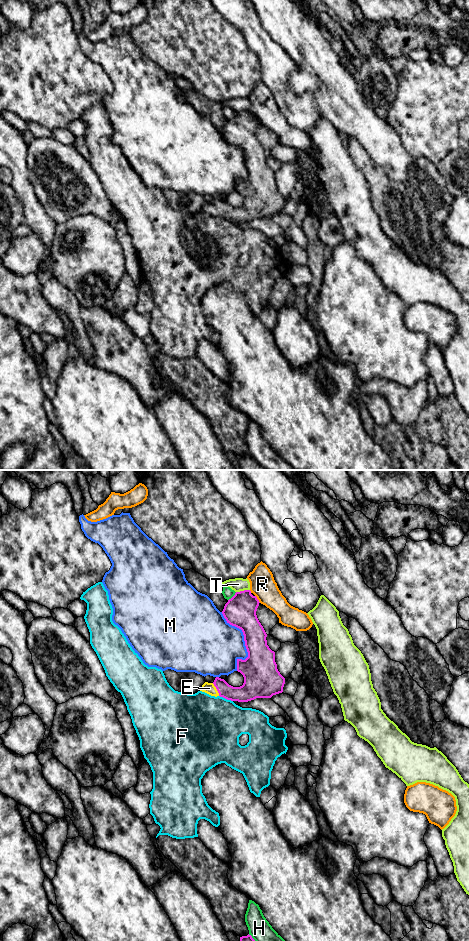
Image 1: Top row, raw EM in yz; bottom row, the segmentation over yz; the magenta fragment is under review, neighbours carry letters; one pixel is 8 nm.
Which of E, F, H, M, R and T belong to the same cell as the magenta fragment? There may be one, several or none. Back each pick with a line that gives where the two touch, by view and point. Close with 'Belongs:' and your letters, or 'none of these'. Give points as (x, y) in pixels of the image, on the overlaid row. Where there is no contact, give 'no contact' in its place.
E: yz (216, 688)
Belongs: E

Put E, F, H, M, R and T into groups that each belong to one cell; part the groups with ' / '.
E / F / H / M / R / T

